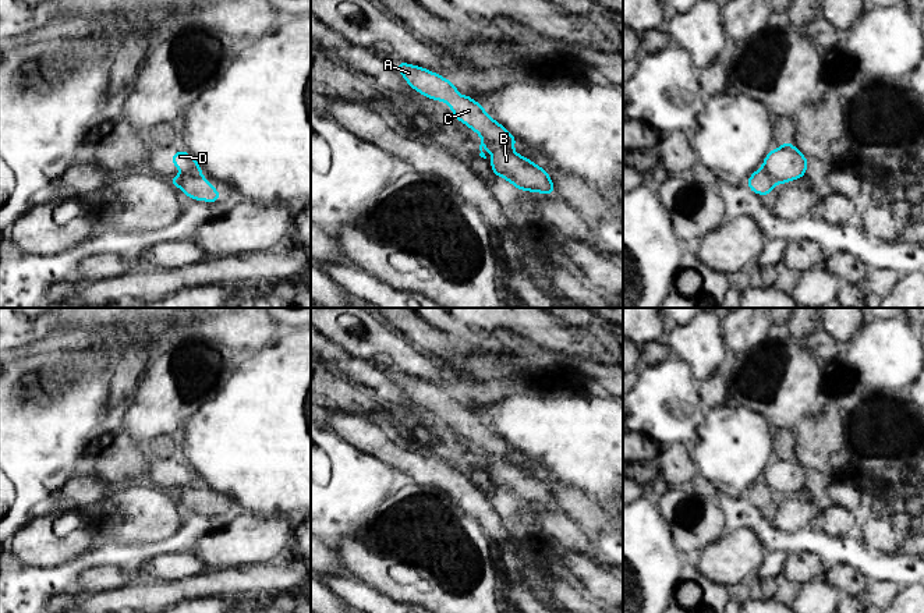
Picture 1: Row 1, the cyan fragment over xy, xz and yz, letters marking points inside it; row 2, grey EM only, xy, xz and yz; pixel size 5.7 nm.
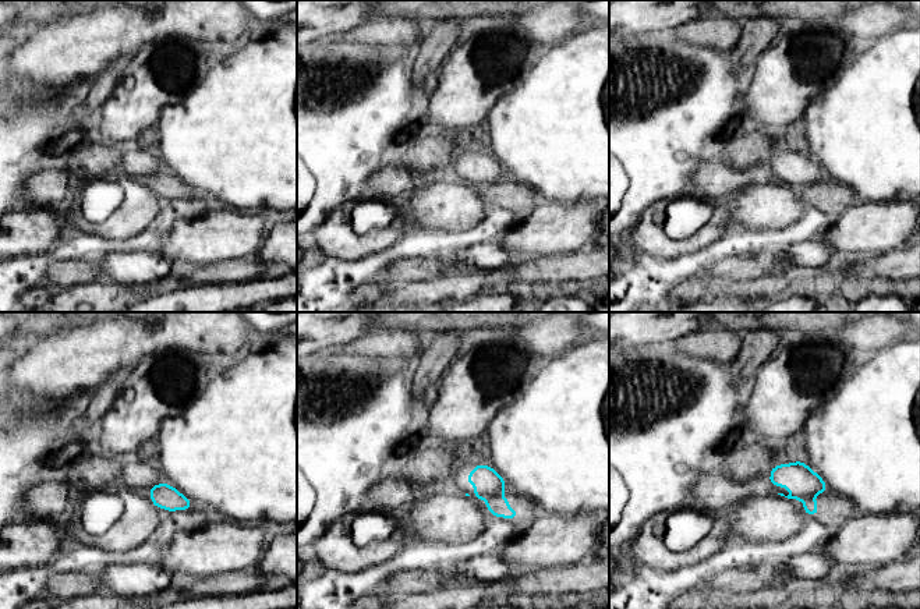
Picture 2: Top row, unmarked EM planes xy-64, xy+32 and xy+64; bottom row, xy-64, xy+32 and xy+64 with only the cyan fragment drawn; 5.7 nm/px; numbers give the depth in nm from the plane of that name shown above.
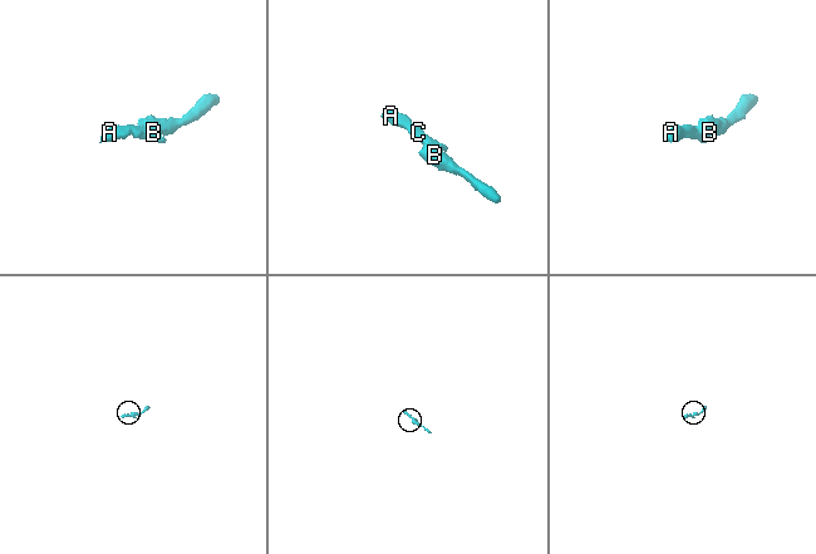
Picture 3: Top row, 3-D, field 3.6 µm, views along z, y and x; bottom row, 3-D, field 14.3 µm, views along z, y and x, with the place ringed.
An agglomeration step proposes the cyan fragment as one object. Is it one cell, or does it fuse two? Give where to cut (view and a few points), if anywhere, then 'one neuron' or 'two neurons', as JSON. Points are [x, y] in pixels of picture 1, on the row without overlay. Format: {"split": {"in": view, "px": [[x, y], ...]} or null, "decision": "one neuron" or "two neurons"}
{"split": {"in": "xy", "px": [[201, 484], [170, 492]]}, "decision": "two neurons"}

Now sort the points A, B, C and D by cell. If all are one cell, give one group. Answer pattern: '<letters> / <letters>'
A C / B D

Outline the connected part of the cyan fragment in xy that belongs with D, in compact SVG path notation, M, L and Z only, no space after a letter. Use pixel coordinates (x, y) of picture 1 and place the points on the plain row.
M174 463L174 468L170 470L169 474L176 476L181 486L177 489L169 489L169 492L197 488L202 485L199 475L190 465L185 463Z

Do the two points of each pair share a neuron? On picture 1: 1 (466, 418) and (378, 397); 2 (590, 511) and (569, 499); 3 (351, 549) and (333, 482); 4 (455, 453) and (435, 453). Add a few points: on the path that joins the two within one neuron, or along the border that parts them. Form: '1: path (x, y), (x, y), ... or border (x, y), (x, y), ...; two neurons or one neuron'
1: path (443, 408), (418, 397), (400, 397); one neuron
2: path (584, 507), (574, 503); one neuron
3: border (371, 520), (356, 532), (346, 534), (337, 541); two neurons
4: border (442, 447), (450, 460), (459, 460), (475, 453); two neurons

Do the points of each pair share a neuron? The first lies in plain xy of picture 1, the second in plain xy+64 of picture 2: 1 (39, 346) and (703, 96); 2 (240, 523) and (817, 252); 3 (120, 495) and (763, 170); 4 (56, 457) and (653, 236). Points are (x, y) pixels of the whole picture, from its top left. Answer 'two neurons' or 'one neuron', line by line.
1: two neurons
2: two neurons
3: one neuron
4: two neurons

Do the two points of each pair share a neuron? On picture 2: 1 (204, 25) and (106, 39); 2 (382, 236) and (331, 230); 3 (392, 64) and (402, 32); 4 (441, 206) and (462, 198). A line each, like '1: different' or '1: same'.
1: same
2: same
3: different
4: same

